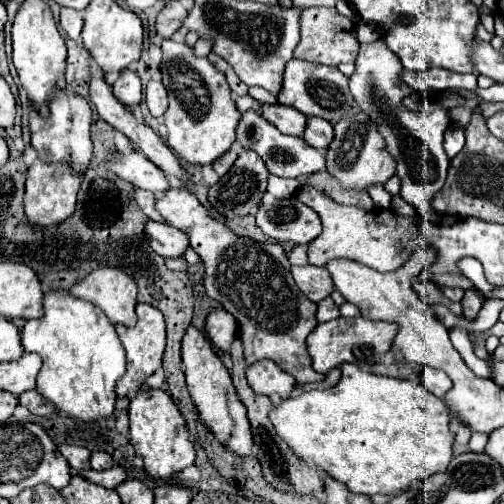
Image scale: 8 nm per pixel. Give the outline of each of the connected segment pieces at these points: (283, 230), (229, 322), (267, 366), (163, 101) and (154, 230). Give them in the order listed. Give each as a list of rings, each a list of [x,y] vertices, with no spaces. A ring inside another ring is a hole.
[[[295,196],[259,206],[257,226],[277,242],[309,244],[321,234],[319,216]]]
[[[213,308],[205,318],[205,332],[217,348],[227,352],[237,336],[237,322],[225,308]]]
[[[259,360],[247,368],[247,380],[249,386],[257,394],[279,394],[281,398],[287,398],[295,388],[295,378],[287,372],[281,372],[279,366],[273,360]]]
[[[151,80],[145,86],[145,102],[149,106],[151,116],[155,116],[155,118],[159,118],[167,112],[167,90],[161,80]]]
[[[147,220],[145,234],[149,236],[151,248],[161,256],[183,256],[185,248],[189,246],[189,240],[181,230],[163,222]]]

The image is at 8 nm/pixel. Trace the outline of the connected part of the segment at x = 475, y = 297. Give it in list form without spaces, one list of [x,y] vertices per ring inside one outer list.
[[[465,290],[465,296],[461,300],[463,308],[465,308],[465,318],[467,320],[475,320],[481,306],[483,306],[483,296],[479,290]]]

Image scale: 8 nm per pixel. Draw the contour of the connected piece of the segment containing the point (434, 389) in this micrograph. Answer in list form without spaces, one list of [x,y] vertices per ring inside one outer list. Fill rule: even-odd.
[[[425,368],[423,374],[421,374],[421,380],[423,384],[427,386],[427,390],[435,396],[445,396],[449,390],[451,390],[451,380],[445,372],[441,370],[435,370],[435,368]]]

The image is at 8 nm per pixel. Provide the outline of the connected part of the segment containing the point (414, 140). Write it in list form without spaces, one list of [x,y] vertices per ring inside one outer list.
[[[375,40],[371,44],[361,44],[359,48],[359,56],[355,60],[355,72],[351,74],[349,78],[349,88],[351,88],[351,94],[355,98],[355,104],[371,118],[371,122],[377,126],[379,134],[385,138],[387,142],[387,150],[389,150],[389,156],[397,162],[397,176],[401,178],[401,196],[407,204],[415,206],[419,210],[419,214],[427,220],[433,220],[437,222],[437,214],[433,212],[431,208],[431,198],[433,194],[437,194],[441,190],[441,186],[445,184],[445,176],[447,176],[447,168],[449,168],[449,158],[443,150],[443,134],[445,130],[449,128],[451,124],[451,118],[449,118],[449,110],[443,106],[443,104],[433,103],[426,100],[429,105],[427,110],[423,110],[423,106],[418,112],[413,112],[409,108],[403,106],[403,100],[407,96],[413,96],[415,90],[409,88],[403,80],[401,80],[401,72],[403,72],[403,66],[401,66],[401,60],[385,46],[385,42],[381,40]]]

